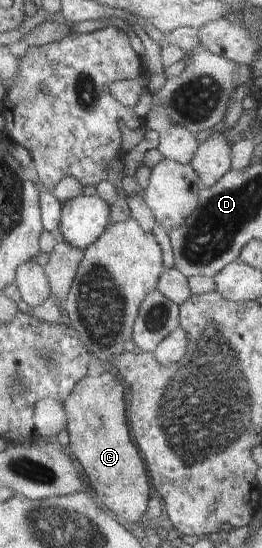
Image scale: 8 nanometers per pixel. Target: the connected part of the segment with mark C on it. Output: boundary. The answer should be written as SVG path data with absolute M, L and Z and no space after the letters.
M114 374L86 376L64 402L68 416L70 446L68 451L78 462L98 498L121 518L137 525L145 519L151 482L139 450L131 440L127 426L125 388Z

